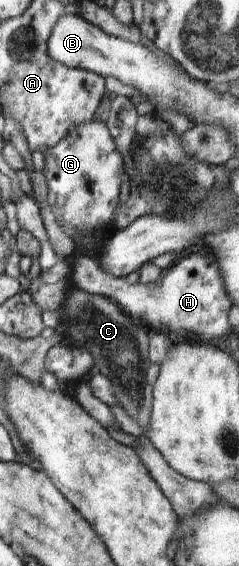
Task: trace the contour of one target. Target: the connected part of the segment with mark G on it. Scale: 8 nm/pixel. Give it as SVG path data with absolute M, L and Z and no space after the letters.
M92 120L74 125L71 131L53 145L44 146L44 168L41 169L48 194L46 202L56 217L56 222L68 232L88 235L110 222L120 200L120 174L123 159L105 122Z

